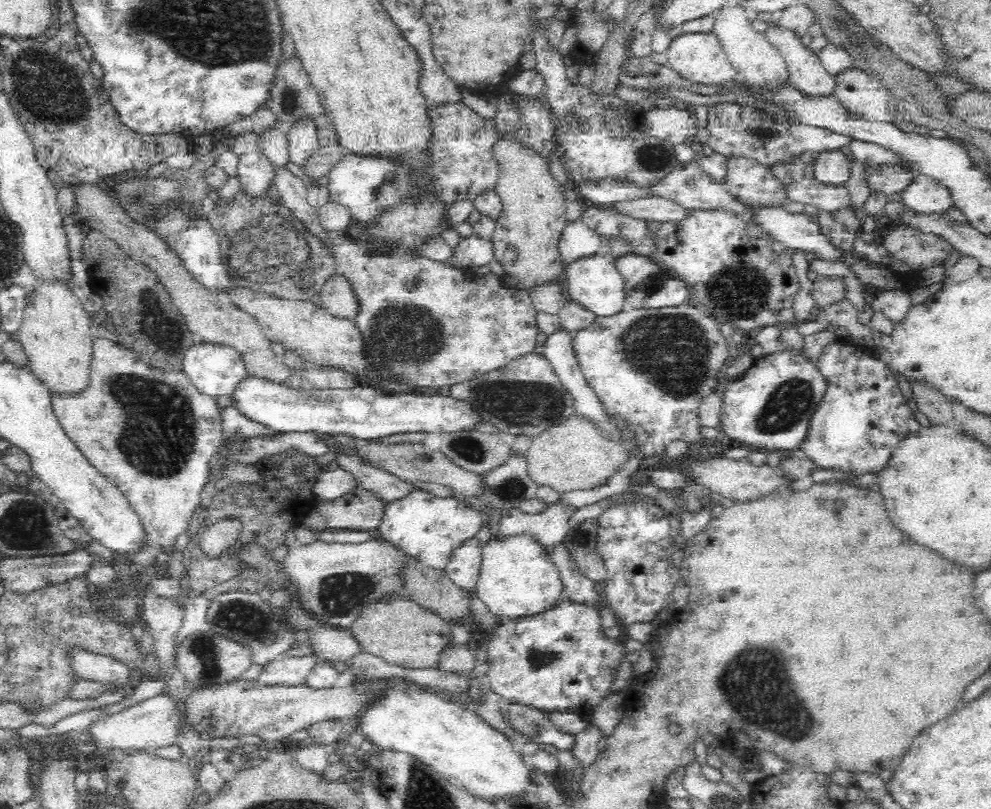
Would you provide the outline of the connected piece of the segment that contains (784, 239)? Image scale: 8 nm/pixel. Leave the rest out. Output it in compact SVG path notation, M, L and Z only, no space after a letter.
M754 206L751 222L762 225L772 237L793 251L814 252L816 259L828 262L844 260L844 249L824 236L816 219L804 212L789 213L782 207Z

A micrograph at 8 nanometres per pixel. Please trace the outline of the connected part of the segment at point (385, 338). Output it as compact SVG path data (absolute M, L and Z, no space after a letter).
M340 234L336 241L336 274L344 275L352 283L360 299L362 308L353 322L367 340L369 360L403 376L401 392L435 391L441 386L469 382L534 353L539 333L537 310L526 289L505 286L503 278L492 272L468 278L468 274L448 262L428 257L407 258L403 250L398 254L371 256L365 244L355 242L344 234Z

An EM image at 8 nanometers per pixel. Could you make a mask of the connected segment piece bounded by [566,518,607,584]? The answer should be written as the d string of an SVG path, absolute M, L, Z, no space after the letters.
M595 518L586 519L580 524L569 528L568 536L572 536L567 553L577 566L577 571L587 579L600 583L606 578L603 560L596 554Z

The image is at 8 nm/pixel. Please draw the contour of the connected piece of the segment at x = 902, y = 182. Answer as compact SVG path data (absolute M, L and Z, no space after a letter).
M884 164L884 166L867 167L867 175L865 177L866 184L870 188L870 192L874 189L890 194L901 194L914 182L916 173L906 170L900 164Z

